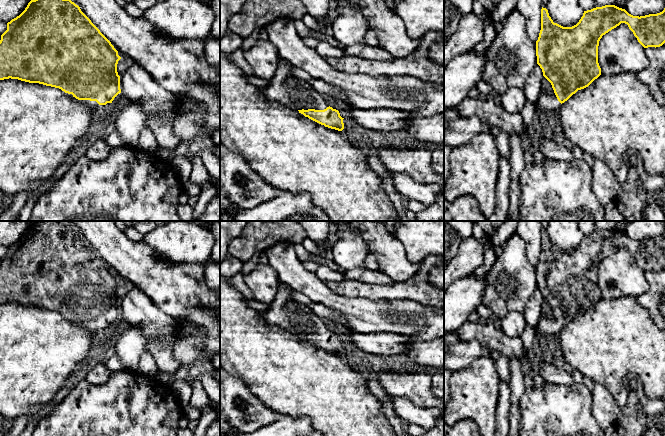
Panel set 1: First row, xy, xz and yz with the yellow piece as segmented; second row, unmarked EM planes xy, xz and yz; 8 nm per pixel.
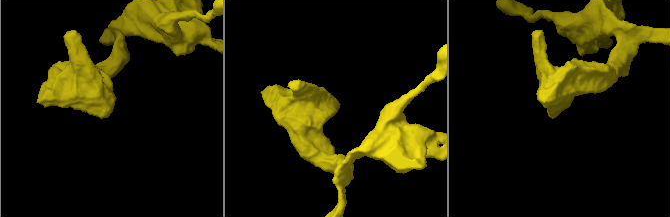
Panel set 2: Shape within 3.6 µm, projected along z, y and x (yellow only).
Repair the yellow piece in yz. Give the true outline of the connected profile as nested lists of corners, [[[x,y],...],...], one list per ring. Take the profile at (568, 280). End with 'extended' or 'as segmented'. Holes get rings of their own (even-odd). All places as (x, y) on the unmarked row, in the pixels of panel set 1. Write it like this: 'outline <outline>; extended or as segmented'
outline [[[605,229],[584,235],[583,240],[576,249],[572,251],[563,251],[557,247],[554,247],[549,240],[548,234],[542,231],[541,254],[538,264],[536,265],[536,280],[537,288],[542,293],[544,302],[541,308],[540,319],[537,325],[534,327],[536,339],[539,337],[546,338],[551,335],[559,334],[562,327],[567,325],[578,314],[588,311],[601,299],[601,292],[598,287],[599,265],[603,259],[616,252],[621,247],[628,249],[638,266],[644,272],[656,272],[665,267],[665,232],[660,237],[639,241],[629,238],[625,233],[619,232],[615,229]]]; extended

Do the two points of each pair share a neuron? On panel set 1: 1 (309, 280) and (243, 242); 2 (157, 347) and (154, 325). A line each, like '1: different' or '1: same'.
1: different
2: same

